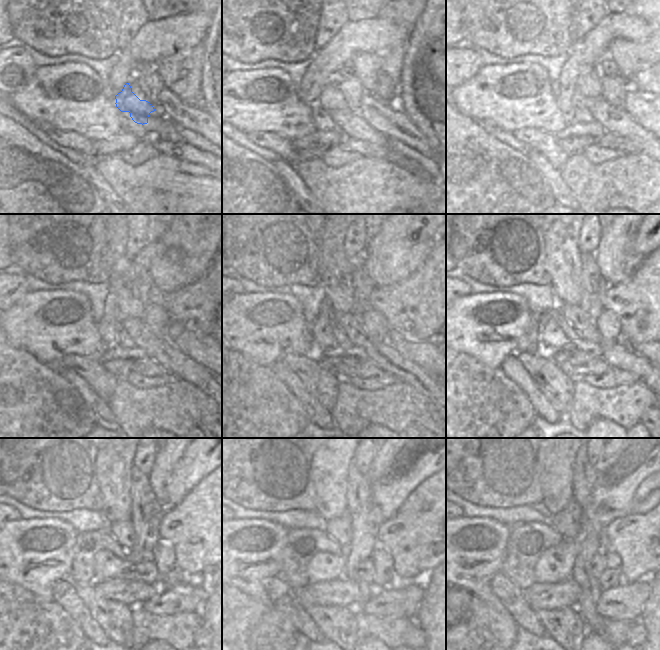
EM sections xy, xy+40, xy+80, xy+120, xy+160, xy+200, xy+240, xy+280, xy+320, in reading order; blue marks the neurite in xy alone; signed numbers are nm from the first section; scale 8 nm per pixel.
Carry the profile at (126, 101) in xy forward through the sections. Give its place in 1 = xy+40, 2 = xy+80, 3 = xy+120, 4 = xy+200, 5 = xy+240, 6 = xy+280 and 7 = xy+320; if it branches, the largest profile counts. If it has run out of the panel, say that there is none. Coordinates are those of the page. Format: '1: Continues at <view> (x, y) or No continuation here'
1: Continues at xy+40 (355, 91)
2: Continues at xy+80 (583, 85)
3: Continues at xy+120 (128, 306)
4: Continues at xy+200 (561, 238)
5: Continues at xy+240 (114, 458)
6: Continues at xy+280 (332, 459)
7: Continues at xy+320 (555, 458)

